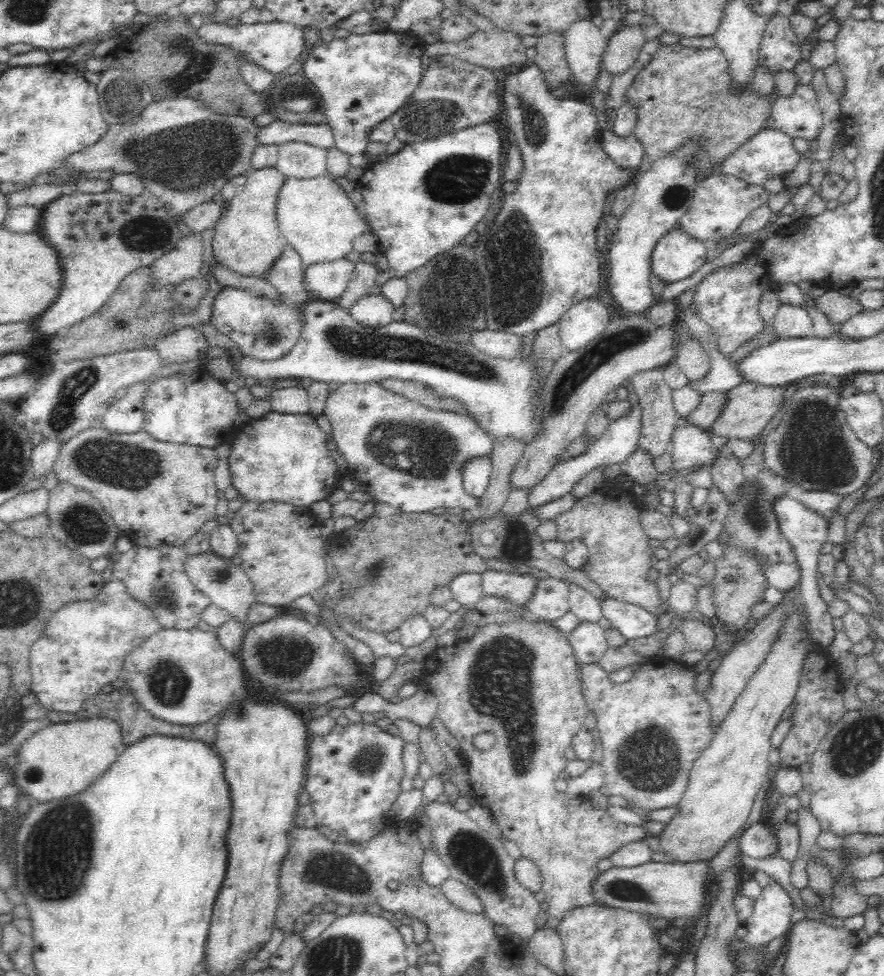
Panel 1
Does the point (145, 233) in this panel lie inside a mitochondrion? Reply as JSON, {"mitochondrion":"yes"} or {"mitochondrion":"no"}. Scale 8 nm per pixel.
{"mitochondrion":"yes"}

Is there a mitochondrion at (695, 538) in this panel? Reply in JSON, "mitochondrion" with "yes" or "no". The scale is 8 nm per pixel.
{"mitochondrion":"no"}

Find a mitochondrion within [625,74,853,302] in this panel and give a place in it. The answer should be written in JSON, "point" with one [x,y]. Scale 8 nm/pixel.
{"point":[675,196]}

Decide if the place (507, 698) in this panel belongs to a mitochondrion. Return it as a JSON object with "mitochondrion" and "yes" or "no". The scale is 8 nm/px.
{"mitochondrion":"yes"}

